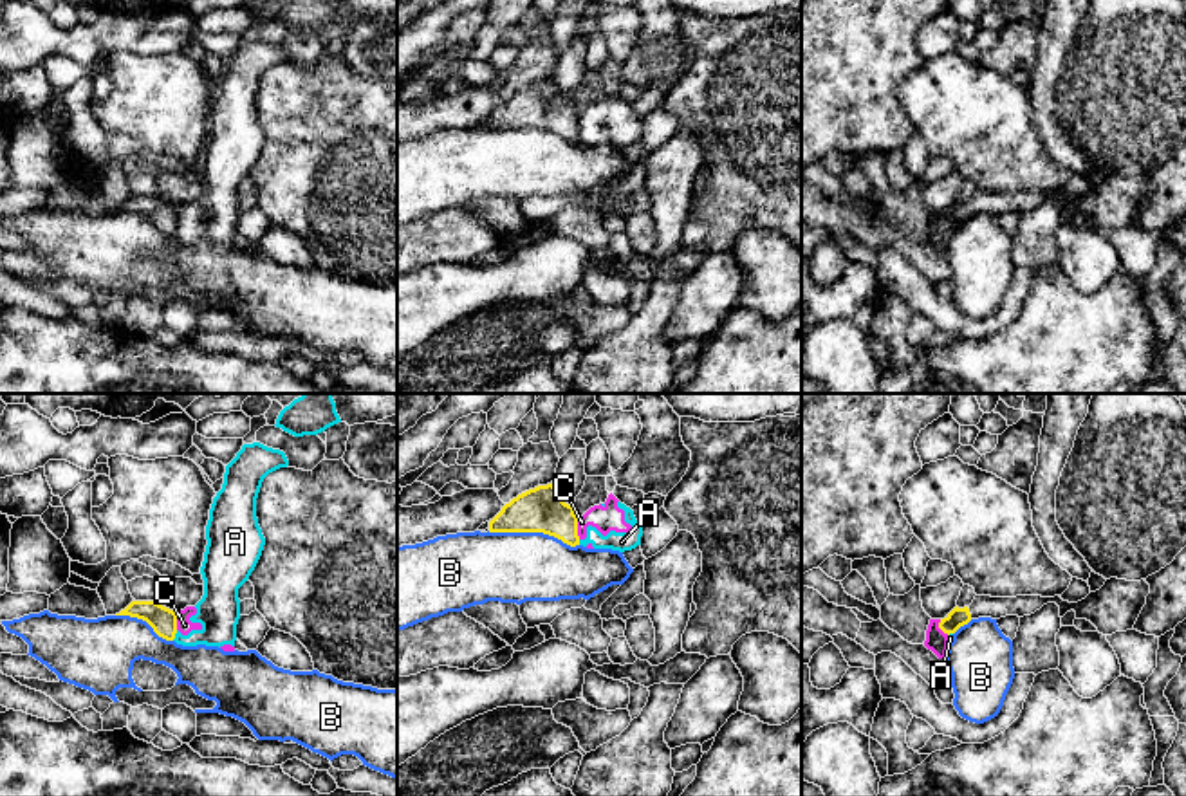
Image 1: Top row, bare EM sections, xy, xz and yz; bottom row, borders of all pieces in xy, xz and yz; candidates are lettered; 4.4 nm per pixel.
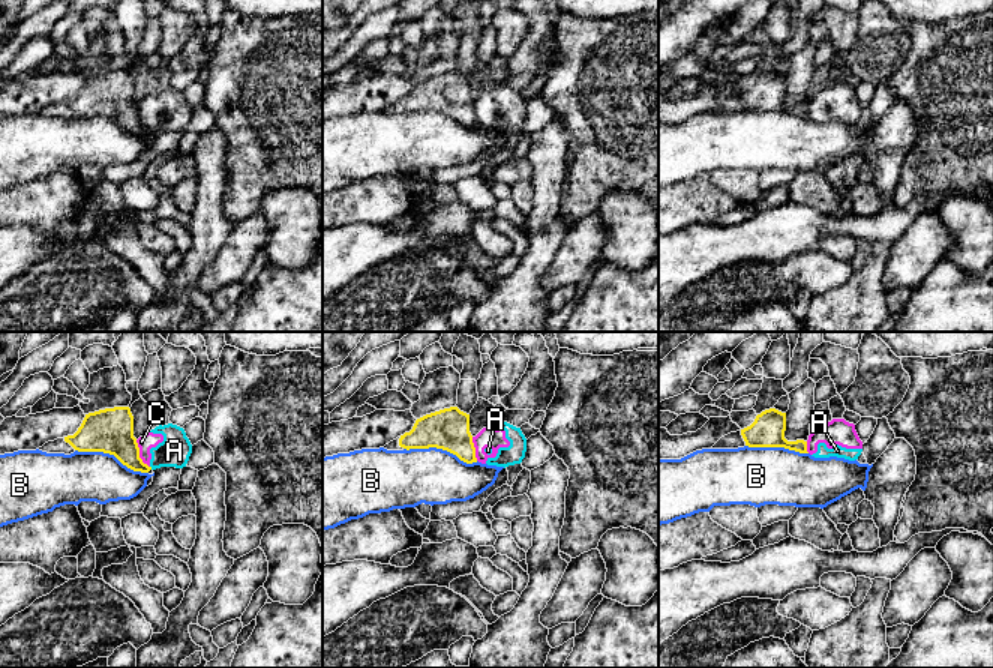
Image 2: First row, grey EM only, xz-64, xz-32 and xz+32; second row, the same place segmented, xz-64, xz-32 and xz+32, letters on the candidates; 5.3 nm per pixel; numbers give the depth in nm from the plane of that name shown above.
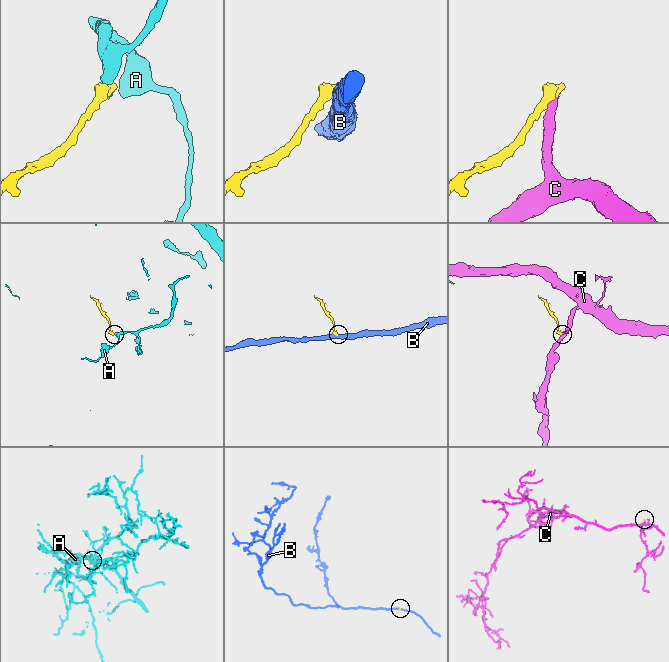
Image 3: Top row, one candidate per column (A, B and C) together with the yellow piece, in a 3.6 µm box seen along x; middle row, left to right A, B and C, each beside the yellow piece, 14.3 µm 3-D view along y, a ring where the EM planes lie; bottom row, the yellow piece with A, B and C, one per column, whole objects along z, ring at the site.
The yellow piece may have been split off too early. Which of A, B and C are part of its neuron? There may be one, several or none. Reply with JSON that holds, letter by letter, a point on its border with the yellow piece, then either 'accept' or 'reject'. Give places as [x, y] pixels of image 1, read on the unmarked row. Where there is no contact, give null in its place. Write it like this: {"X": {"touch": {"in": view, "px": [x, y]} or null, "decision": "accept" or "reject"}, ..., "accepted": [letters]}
{"A": {"touch": {"in": "xy", "px": [174, 231]}, "decision": "reject"}, "B": {"touch": {"in": "xz", "px": [533, 127]}, "decision": "reject"}, "C": {"touch": {"in": "xz", "px": [576, 125]}, "decision": "reject"}, "accepted": []}

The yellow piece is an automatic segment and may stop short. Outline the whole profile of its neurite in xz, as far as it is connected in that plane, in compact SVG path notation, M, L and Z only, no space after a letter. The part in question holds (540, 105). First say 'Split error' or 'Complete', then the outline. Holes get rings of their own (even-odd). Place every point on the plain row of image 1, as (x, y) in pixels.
Complete. M552 79L529 85L489 117L489 128L543 128L563 139L579 141L578 112L565 99Z

